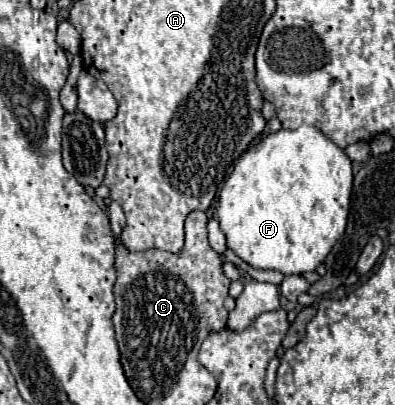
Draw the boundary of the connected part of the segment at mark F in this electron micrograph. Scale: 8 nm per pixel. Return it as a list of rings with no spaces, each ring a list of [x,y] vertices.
[[[300,126],[296,130],[278,130],[258,136],[238,158],[234,172],[224,182],[216,218],[226,236],[228,248],[246,264],[262,270],[278,270],[284,276],[314,272],[328,256],[334,242],[344,234],[352,192],[352,162],[316,126]]]

